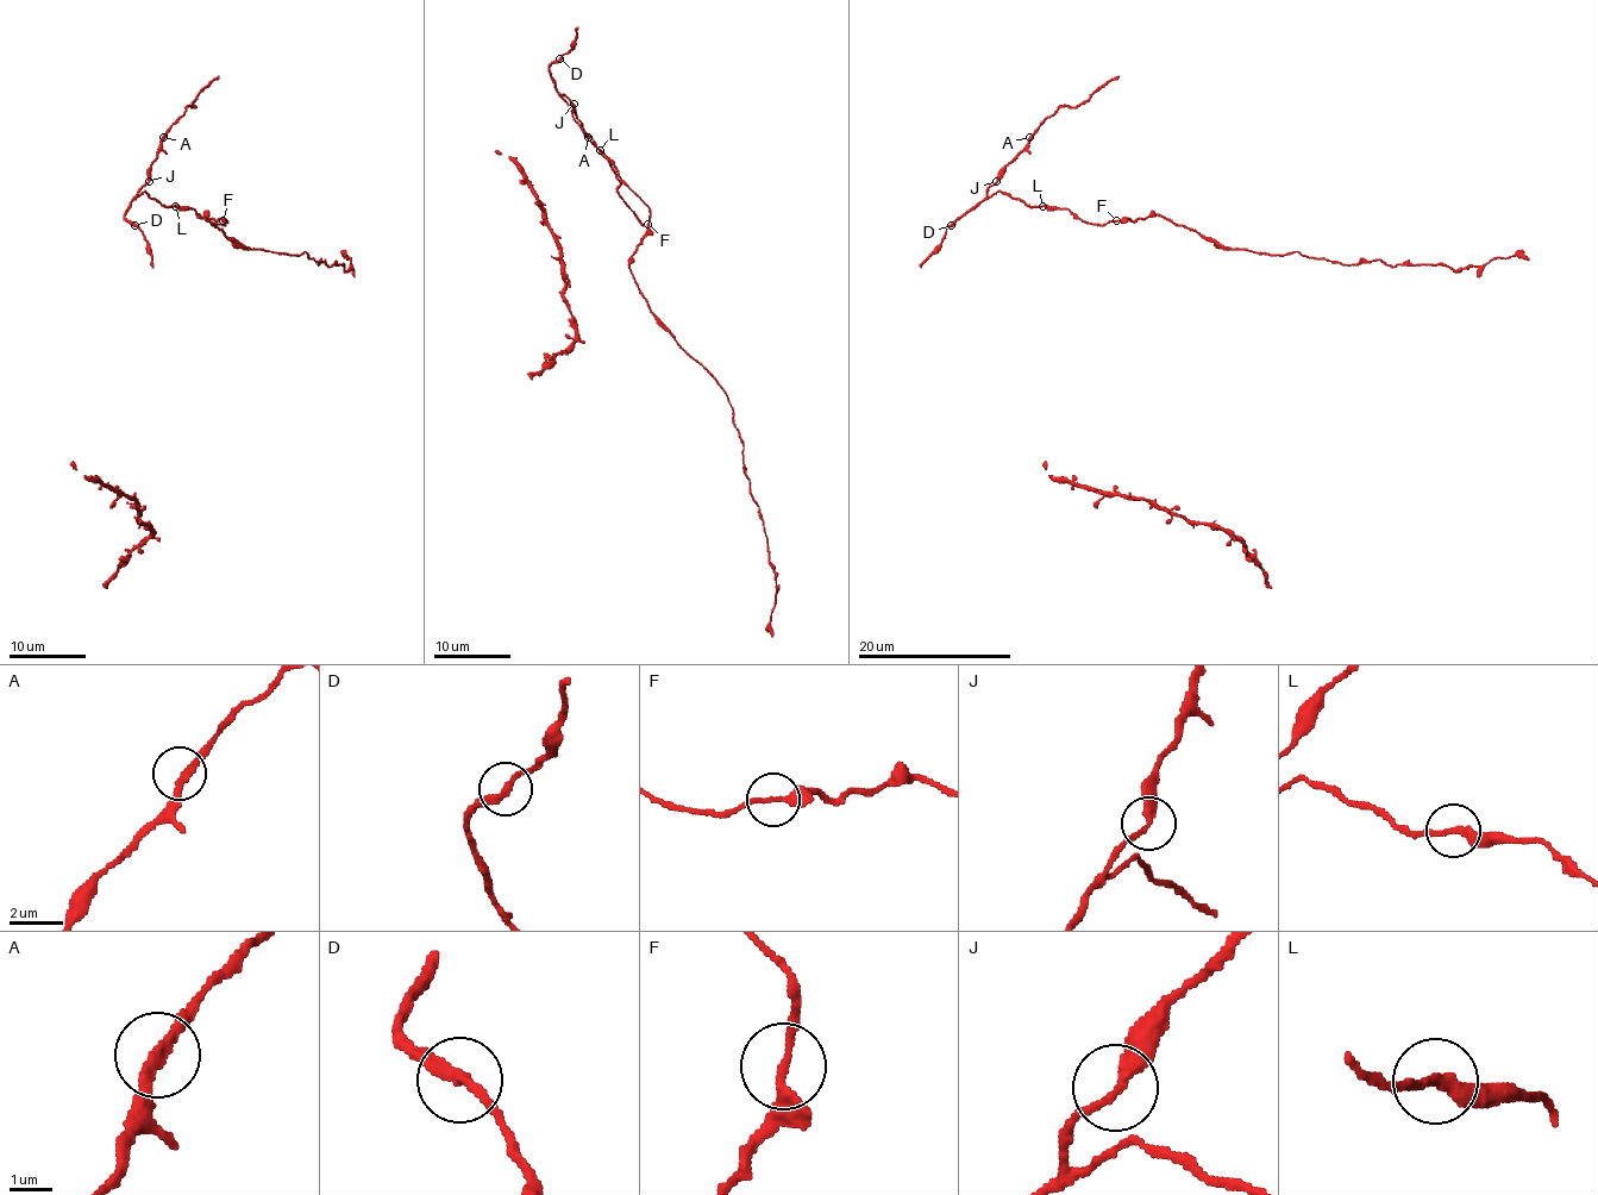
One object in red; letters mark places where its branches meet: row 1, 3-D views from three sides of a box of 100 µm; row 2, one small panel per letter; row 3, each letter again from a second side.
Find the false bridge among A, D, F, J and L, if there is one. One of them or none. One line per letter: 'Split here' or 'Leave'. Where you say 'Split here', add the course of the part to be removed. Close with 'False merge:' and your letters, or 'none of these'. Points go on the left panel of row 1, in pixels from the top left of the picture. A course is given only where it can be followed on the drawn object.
A: Leave
D: Leave
F: Split here. Course of the part to remove: (223, 221), (205, 216), (242, 248), (305, 251), (318, 266), (324, 260), (346, 270), (349, 260)
J: Leave
L: Leave
False merge: F

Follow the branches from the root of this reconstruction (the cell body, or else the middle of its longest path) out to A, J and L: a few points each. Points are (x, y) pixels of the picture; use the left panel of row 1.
A: (140, 194), (137, 196), (148, 181), (148, 169), (163, 137)
J: (140, 194), (137, 196), (148, 181)
L: (140, 194), (146, 193), (165, 206), (175, 206)

